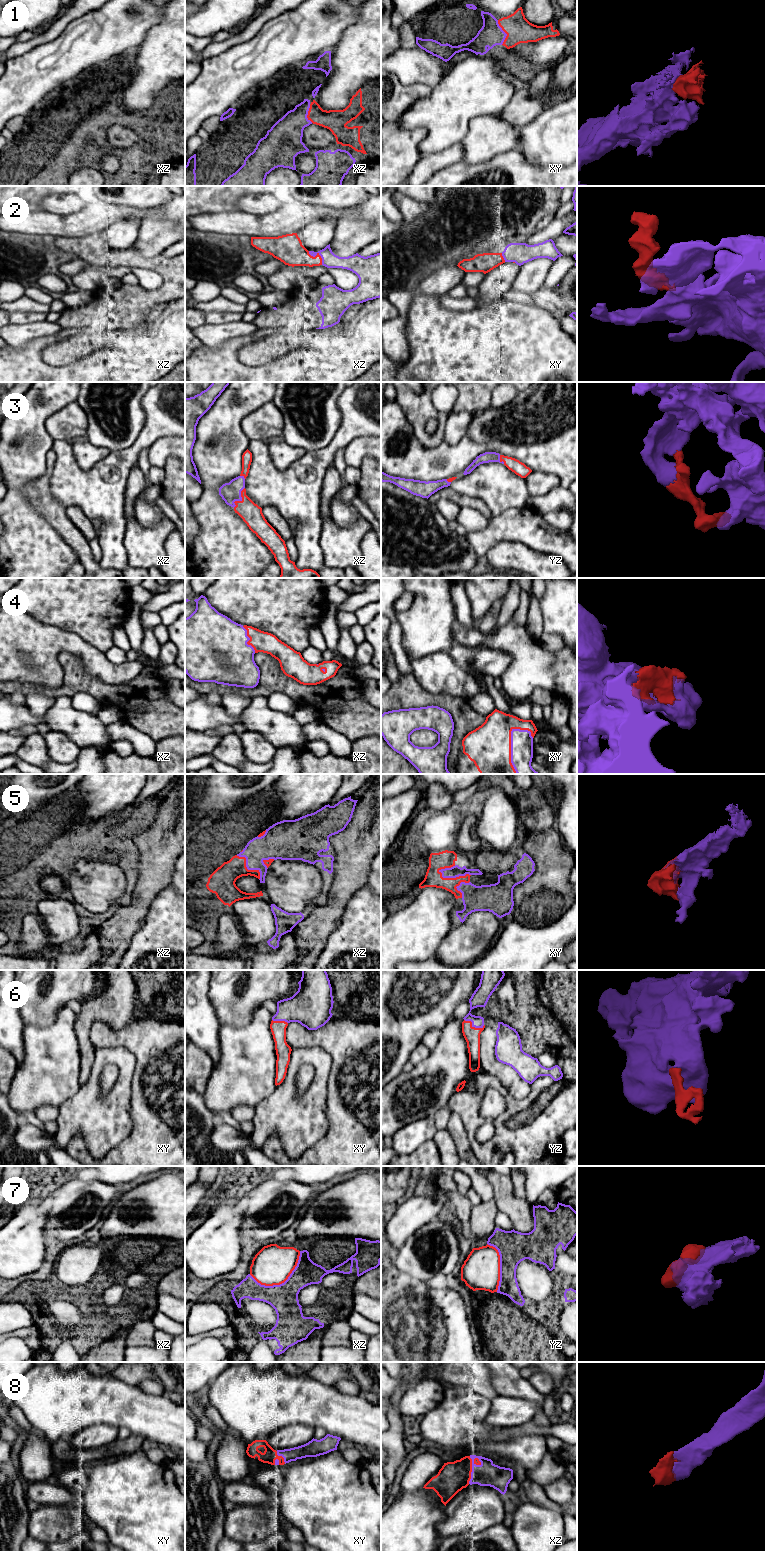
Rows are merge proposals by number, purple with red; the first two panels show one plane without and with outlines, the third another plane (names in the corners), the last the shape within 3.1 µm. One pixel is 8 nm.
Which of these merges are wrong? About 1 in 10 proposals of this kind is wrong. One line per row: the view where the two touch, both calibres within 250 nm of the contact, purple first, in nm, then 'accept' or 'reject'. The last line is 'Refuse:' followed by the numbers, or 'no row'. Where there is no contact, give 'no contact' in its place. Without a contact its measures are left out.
1: contact in xy; calibres 190 and 200 nm; accept
2: contact in xz; calibres 120 and 220 nm; accept
3: contact in xz; calibres 160 and 170 nm; accept
4: contact in xy; calibres 180 and 360 nm; accept
5: contact in xy; calibres 90 and 140 nm; accept
6: contact in yz; calibres 140 and 130 nm; accept
7: contact in xz; calibres 220 and 320 nm; reject
8: contact in xz; calibres 190 and 240 nm; accept
Refuse: 7

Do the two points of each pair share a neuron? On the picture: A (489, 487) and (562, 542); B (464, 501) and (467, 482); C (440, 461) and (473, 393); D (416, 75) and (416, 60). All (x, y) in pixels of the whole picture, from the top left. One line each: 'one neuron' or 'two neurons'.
A: two neurons
B: two neurons
C: two neurons
D: one neuron

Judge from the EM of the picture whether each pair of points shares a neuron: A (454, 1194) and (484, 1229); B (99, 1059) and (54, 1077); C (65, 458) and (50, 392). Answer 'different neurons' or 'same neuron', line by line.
A: different neurons
B: different neurons
C: different neurons

